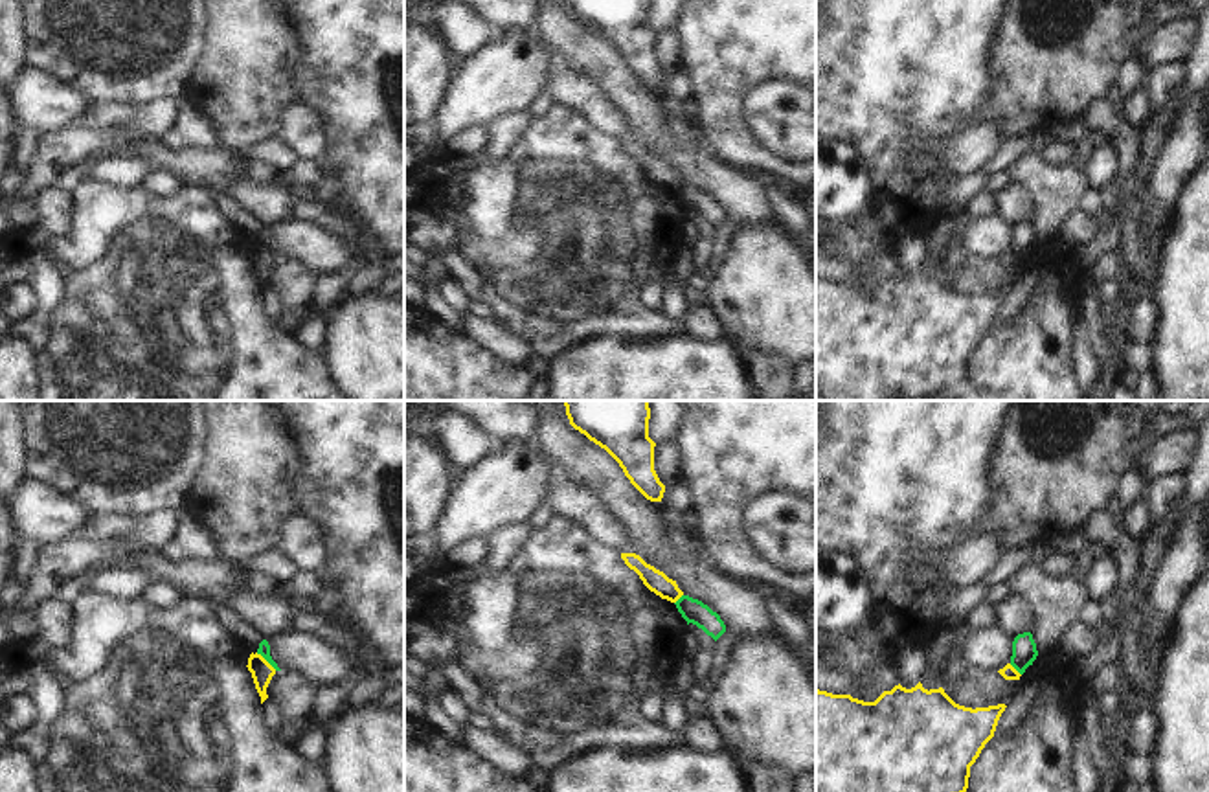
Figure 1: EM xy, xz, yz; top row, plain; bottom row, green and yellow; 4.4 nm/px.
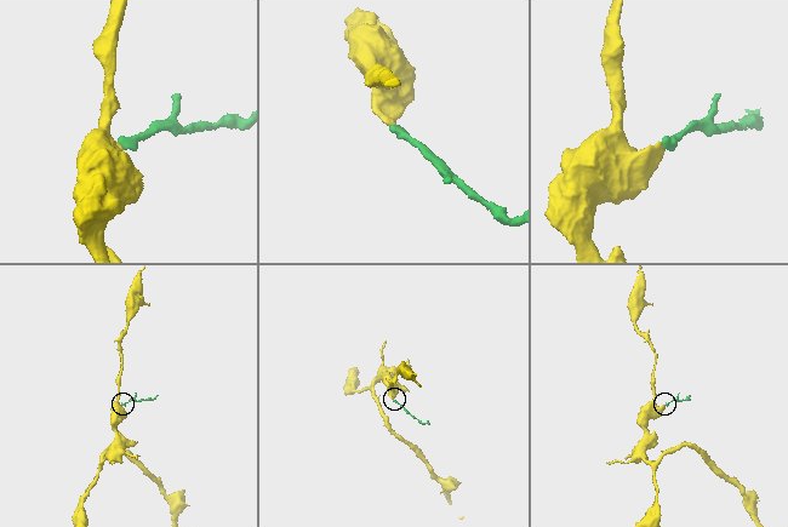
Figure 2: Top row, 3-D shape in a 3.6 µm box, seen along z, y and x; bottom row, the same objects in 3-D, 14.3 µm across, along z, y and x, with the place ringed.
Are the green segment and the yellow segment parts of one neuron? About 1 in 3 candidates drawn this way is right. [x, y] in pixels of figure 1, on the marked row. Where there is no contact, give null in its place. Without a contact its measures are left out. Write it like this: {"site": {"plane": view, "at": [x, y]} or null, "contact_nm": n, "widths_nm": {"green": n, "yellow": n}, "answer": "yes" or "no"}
{"site": {"plane": "xy", "at": [267, 660]}, "contact_nm": 120, "widths_nm": {"green": 50, "yellow": 100}, "answer": "no"}

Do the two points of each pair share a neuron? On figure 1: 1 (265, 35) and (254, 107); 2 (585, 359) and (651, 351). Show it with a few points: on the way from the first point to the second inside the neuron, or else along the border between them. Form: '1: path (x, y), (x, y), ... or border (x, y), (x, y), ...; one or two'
1: path (254, 54), (254, 89); one
2: path (601, 359), (634, 359); one

